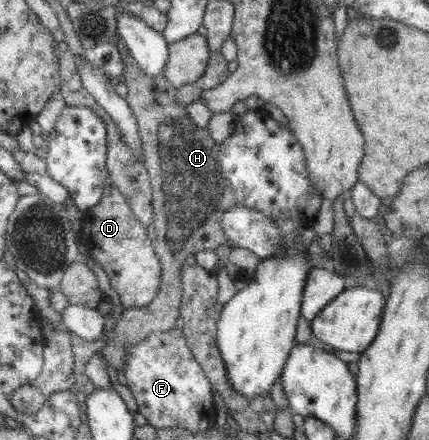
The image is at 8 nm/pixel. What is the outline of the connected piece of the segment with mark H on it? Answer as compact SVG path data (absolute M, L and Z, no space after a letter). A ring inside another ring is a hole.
M121 40L116 47L125 65L124 74L121 76L124 78L123 83L128 89L125 99L137 119L144 166L150 176L154 212L152 225L156 229L156 235L152 238L152 245L161 263L160 289L155 298L148 305L123 309L112 337L101 348L106 364L117 372L117 370L124 370L124 356L134 344L144 341L151 333L167 332L176 327L177 319L181 315L182 284L180 276L185 265L184 261L200 250L222 251L221 244L228 241L228 236L222 231L221 217L226 210L236 205L236 200L228 178L225 178L225 173L219 162L220 144L211 138L207 129L196 127L193 124L185 108L177 102L176 89L166 79L147 77Z

